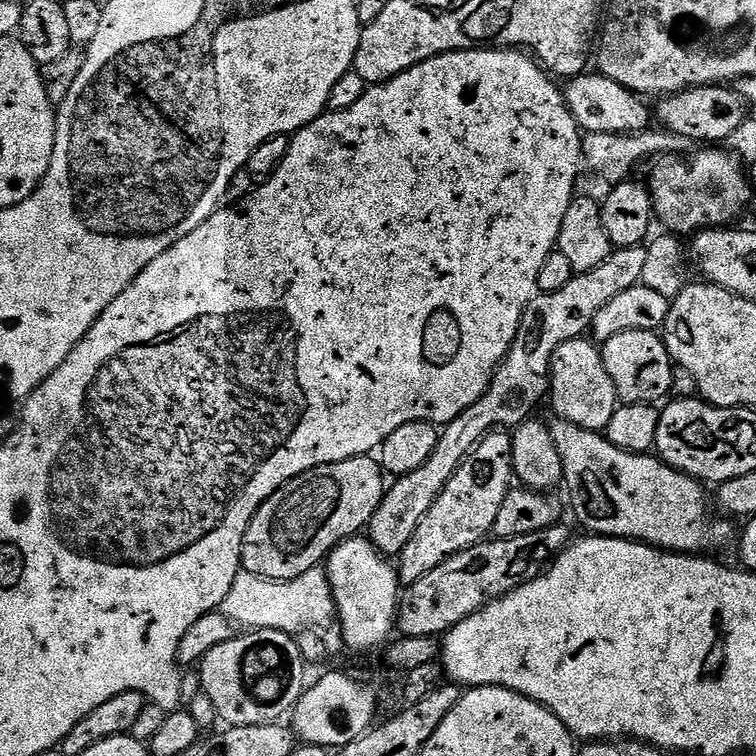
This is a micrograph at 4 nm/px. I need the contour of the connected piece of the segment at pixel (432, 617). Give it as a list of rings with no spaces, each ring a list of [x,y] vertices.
[[[559,523],[518,538],[492,538],[454,554],[442,562],[442,566],[430,570],[430,574],[418,578],[418,582],[407,585],[401,591],[396,610],[399,635],[443,637],[451,628],[458,626],[458,622],[481,612],[492,601],[500,600],[518,586],[543,576],[570,543],[570,535],[564,527],[563,523]]]

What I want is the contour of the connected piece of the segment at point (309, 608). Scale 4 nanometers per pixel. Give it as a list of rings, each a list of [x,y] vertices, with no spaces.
[[[323,567],[311,568],[293,580],[267,580],[241,570],[230,586],[230,594],[221,602],[218,611],[233,625],[244,630],[269,628],[283,632],[305,632],[308,628],[323,629],[323,624],[333,623],[336,604],[332,601],[332,587]]]

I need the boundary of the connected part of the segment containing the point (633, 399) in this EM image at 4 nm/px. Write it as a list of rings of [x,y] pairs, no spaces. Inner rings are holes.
[[[626,330],[622,334],[614,334],[614,338],[603,341],[602,355],[606,374],[610,374],[610,382],[614,382],[617,401],[655,405],[656,400],[663,401],[663,396],[671,393],[674,361],[656,332]]]

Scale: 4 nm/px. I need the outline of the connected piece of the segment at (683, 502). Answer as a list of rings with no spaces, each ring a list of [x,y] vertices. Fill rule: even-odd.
[[[559,418],[553,421],[550,429],[554,446],[558,450],[558,458],[562,458],[562,484],[565,489],[568,487],[568,500],[572,503],[572,512],[584,530],[598,536],[631,538],[650,544],[653,548],[681,554],[704,554],[712,543],[724,544],[731,536],[733,539],[734,528],[732,532],[731,526],[728,525],[731,523],[727,519],[719,518],[720,520],[714,521],[713,524],[704,524],[708,520],[710,496],[709,493],[708,496],[704,493],[705,485],[695,476],[677,472],[655,455],[623,452],[621,448],[608,441],[607,435],[567,424]]]

